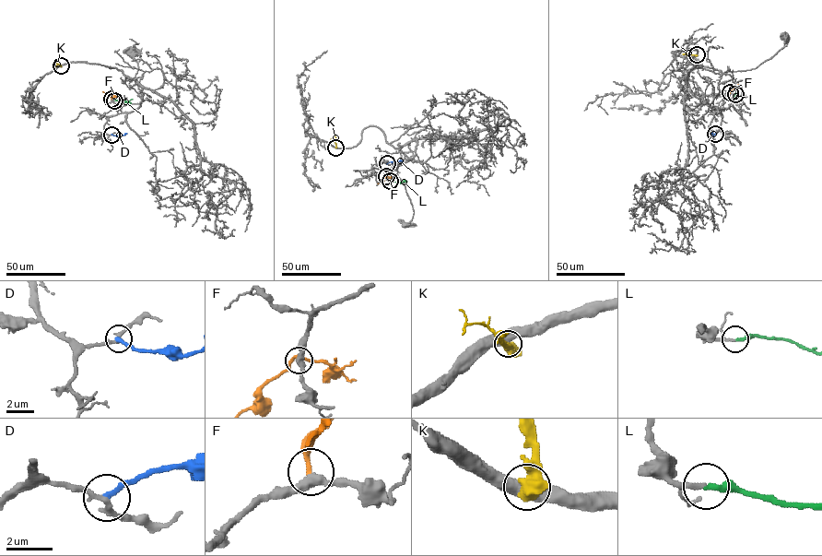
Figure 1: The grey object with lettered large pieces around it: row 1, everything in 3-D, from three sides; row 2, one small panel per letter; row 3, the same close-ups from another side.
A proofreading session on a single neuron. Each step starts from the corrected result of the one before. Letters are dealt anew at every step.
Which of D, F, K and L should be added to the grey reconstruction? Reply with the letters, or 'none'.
F, L

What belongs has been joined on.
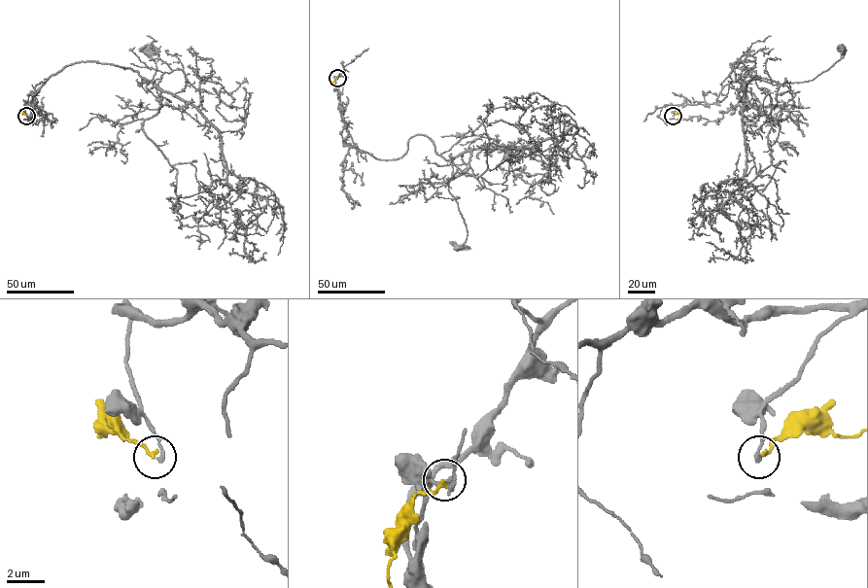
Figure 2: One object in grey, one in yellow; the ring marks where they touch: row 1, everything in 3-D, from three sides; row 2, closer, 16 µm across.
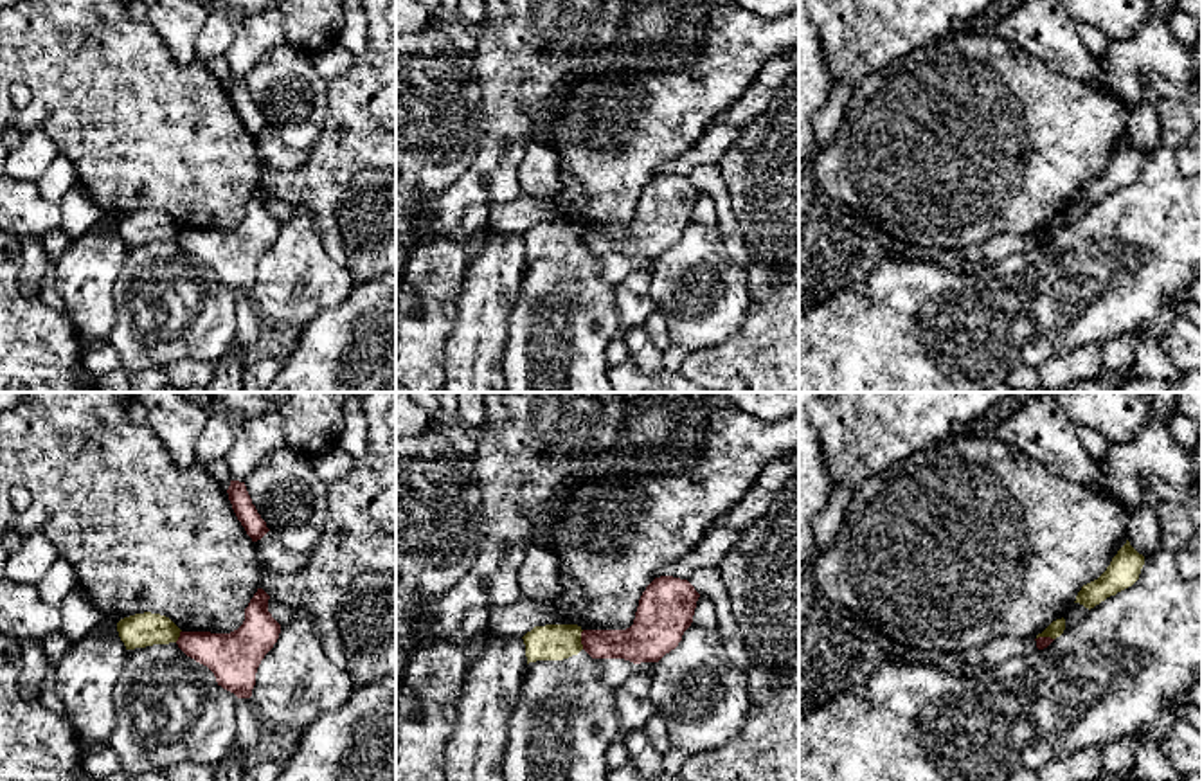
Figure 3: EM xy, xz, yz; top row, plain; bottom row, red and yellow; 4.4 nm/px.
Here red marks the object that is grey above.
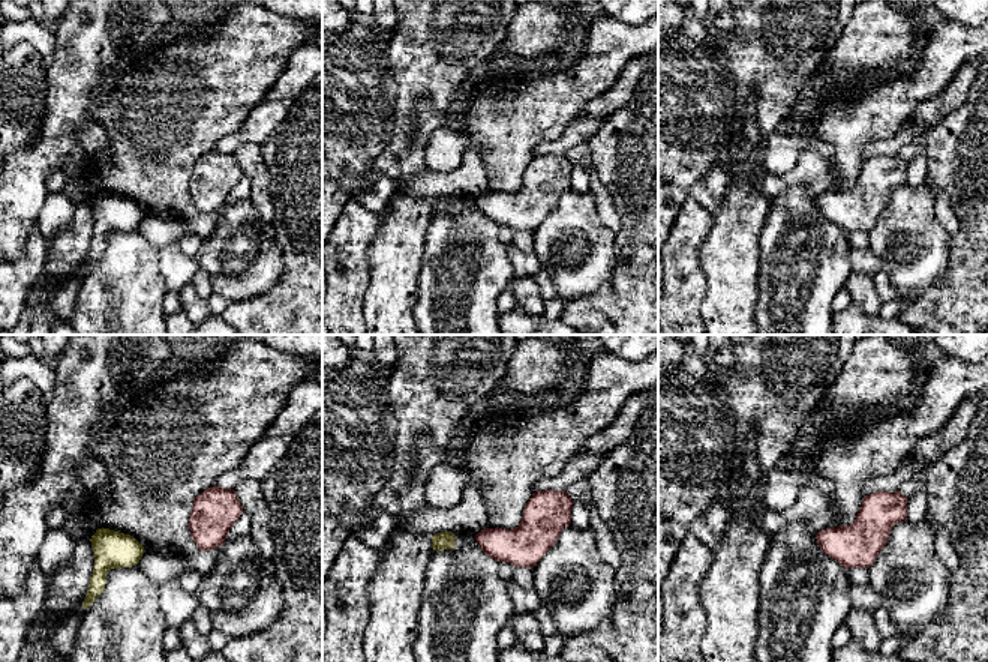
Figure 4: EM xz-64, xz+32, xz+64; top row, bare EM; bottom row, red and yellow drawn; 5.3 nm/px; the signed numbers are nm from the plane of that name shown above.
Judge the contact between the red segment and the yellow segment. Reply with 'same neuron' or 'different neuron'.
different neuron

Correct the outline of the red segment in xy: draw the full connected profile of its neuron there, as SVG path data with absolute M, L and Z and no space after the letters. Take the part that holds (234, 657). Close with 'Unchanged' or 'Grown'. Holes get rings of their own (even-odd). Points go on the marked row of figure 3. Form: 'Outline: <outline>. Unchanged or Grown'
Outline: M257 588L245 608L243 624L230 633L180 632L178 648L207 666L218 686L238 698L250 698L256 673L279 639L281 624L268 612L270 596Z. Unchanged

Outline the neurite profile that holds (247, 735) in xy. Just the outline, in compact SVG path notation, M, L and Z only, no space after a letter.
M238 698L238 729L232 750L243 756L243 759L256 749L259 741L259 723L252 713L250 698Z

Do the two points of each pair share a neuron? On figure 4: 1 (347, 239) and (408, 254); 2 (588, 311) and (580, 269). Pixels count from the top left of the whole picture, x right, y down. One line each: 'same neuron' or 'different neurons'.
1: different neurons
2: different neurons

